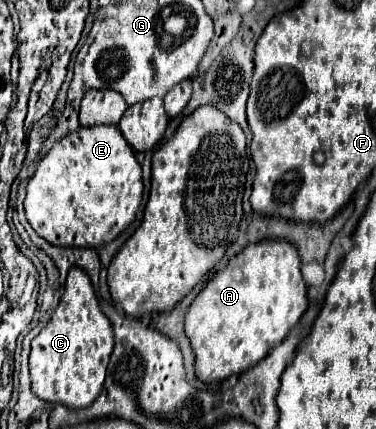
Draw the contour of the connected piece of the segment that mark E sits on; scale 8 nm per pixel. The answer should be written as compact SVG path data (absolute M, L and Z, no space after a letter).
M94 126L78 128L70 132L40 160L34 176L26 186L24 210L30 226L38 236L54 246L80 246L80 248L100 248L112 242L132 220L140 208L144 194L142 168L134 156L130 144L118 132L118 126Z

